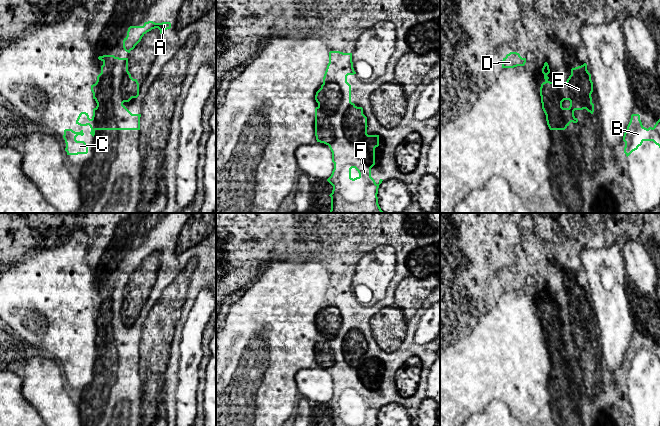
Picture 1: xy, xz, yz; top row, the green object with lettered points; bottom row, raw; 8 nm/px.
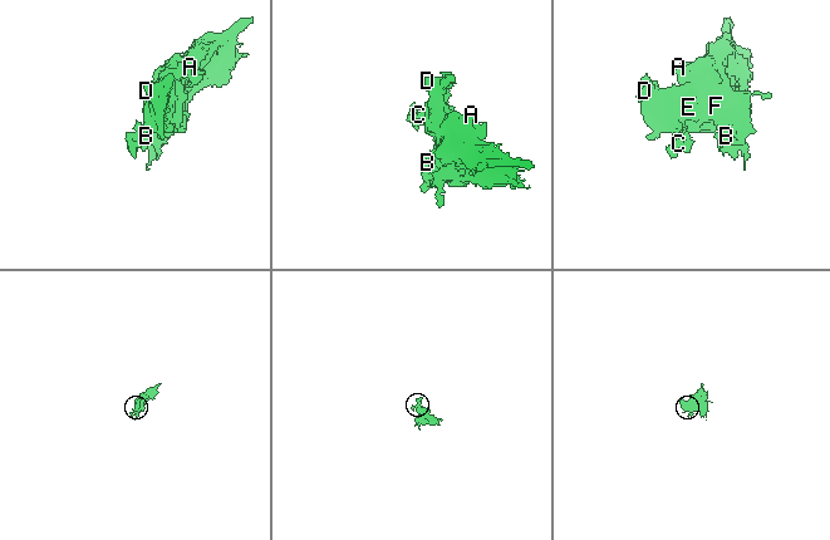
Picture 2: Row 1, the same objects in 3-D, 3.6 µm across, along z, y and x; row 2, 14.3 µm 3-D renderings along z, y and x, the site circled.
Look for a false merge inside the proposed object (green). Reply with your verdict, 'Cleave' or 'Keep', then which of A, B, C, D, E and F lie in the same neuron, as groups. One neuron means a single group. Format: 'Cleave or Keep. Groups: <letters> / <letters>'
Cleave. Groups: A B D E F / C

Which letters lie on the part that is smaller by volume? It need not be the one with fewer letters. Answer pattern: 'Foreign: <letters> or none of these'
Foreign: C

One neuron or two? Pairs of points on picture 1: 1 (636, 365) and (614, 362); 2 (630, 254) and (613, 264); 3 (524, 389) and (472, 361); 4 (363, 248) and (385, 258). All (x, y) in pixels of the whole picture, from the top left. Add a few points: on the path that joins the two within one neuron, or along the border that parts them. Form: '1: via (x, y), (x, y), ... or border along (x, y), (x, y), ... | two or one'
1: border along (631, 341), (622, 363) | two
2: border along (621, 251), (624, 277), (626, 279) | two
3: via (511, 376), (499, 364), (485, 364) | one
4: border along (379, 245), (361, 258) | two

